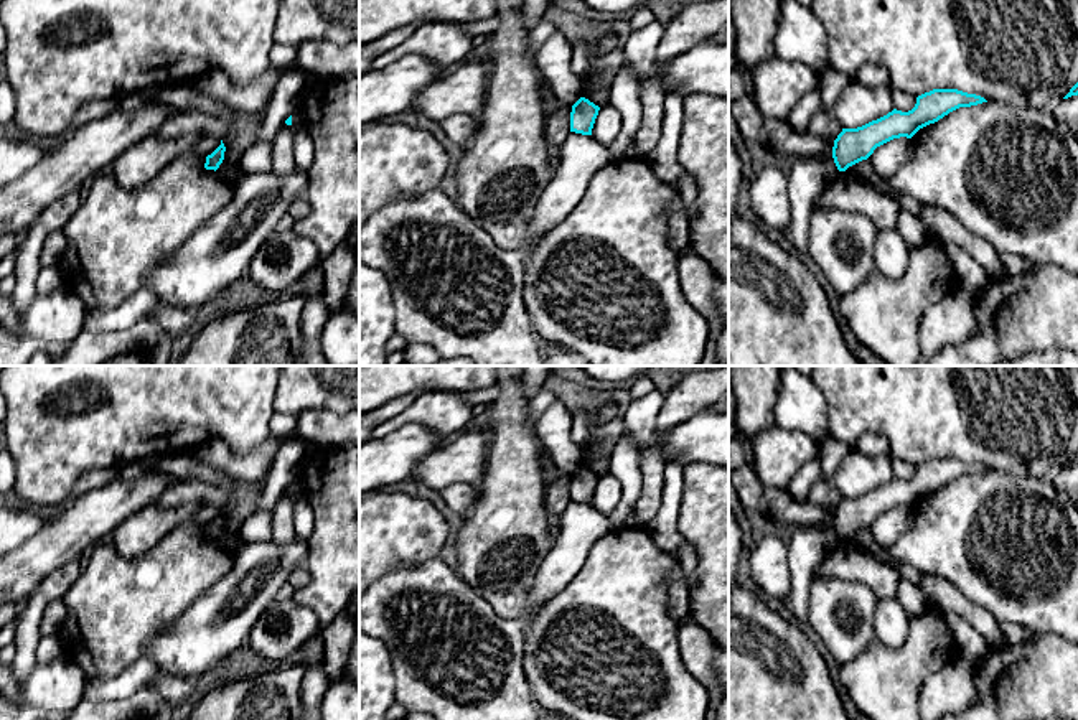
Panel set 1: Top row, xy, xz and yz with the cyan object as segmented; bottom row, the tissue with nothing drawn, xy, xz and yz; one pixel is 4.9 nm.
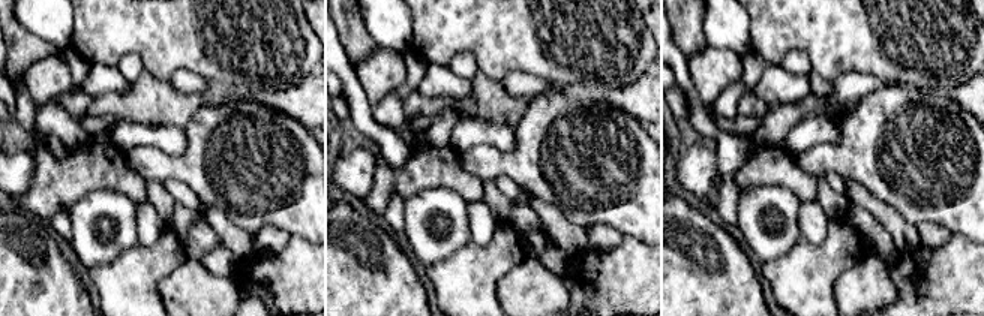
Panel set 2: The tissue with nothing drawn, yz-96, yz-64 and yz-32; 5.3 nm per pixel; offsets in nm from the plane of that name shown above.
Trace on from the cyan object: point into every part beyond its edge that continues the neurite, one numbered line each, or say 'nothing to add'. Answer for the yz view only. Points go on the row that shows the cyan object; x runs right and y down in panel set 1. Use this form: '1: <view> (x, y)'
nothing to add

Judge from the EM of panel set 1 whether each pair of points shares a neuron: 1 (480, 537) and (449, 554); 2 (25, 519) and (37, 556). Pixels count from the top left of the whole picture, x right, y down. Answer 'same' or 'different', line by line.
1: different
2: different

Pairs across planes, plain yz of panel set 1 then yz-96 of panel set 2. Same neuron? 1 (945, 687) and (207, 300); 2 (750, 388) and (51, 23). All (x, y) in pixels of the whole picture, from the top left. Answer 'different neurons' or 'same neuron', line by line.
1: same neuron
2: different neurons

